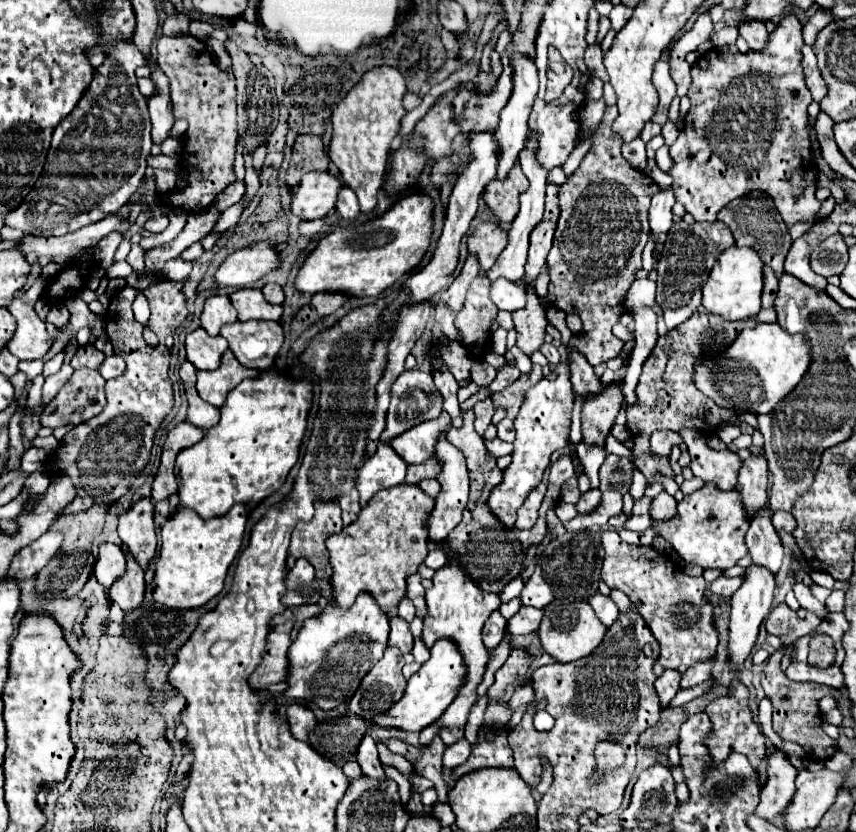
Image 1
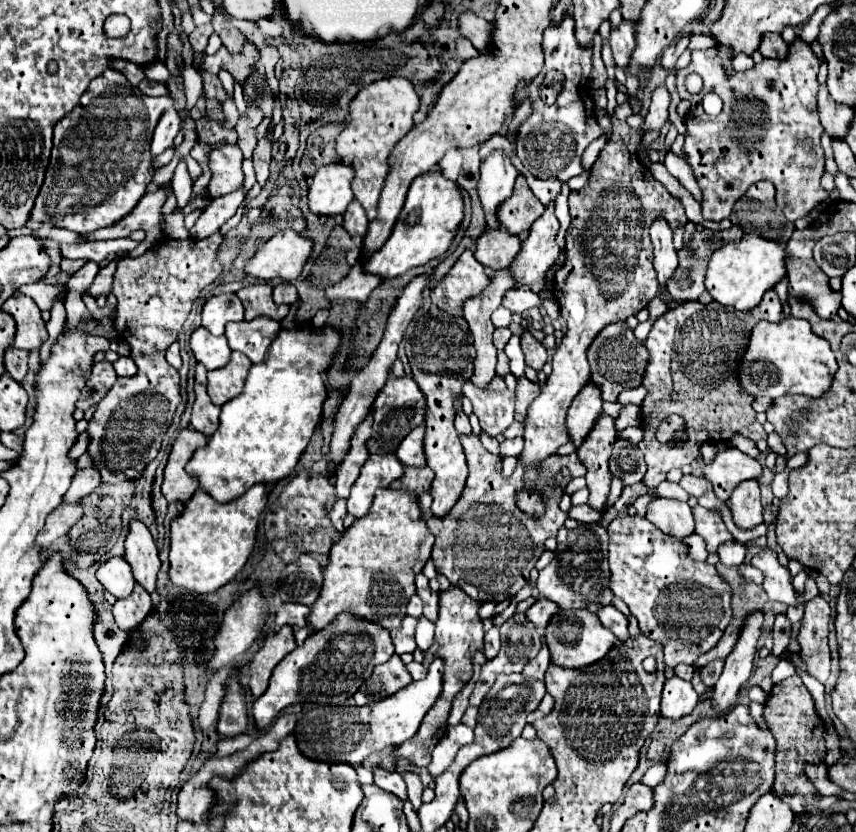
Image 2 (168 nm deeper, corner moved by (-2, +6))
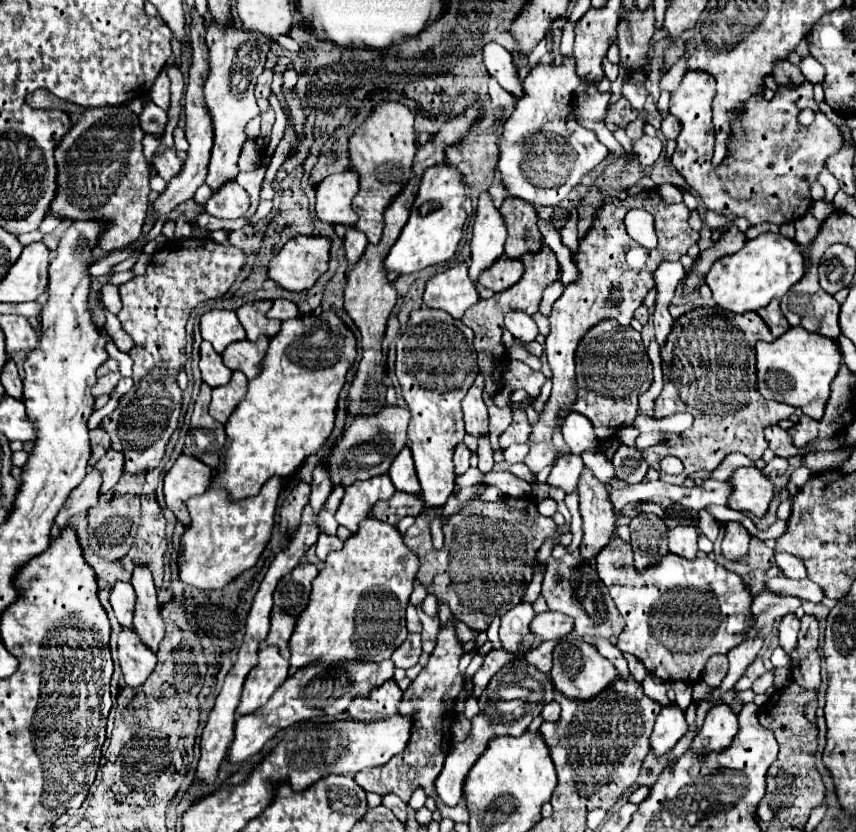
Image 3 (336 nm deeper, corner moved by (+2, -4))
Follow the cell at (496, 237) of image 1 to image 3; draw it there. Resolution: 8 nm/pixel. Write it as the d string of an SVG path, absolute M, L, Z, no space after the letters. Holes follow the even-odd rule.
M500 257L486 273L480 277L480 285L492 289L494 293L502 293L516 285L524 273L522 261L510 261L508 257Z

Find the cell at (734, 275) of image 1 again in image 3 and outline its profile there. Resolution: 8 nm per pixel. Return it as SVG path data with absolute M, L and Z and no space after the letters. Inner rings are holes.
M762 233L748 239L746 245L734 255L718 259L706 275L706 283L712 289L712 297L718 307L732 313L758 311L772 299L782 299L786 291L796 285L804 275L804 257L794 239L774 233Z

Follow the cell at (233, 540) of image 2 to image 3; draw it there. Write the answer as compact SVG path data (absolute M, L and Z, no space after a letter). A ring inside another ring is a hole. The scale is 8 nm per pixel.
M272 477L256 497L246 497L242 501L230 501L228 493L222 489L208 489L202 495L188 499L192 523L182 535L184 551L178 557L180 579L192 587L210 591L222 589L242 571L254 567L270 541L280 489L282 479Z

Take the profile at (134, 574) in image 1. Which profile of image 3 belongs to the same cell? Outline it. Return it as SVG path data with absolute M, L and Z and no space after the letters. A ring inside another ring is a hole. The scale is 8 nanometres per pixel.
M124 629L118 637L118 657L128 687L140 687L156 667L156 655L138 641L134 629Z

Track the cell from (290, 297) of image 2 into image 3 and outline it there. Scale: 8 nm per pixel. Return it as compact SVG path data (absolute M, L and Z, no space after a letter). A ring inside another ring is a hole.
M276 299L272 309L266 313L266 317L270 319L278 319L278 321L286 321L286 319L294 319L298 317L298 309L292 301L288 299Z

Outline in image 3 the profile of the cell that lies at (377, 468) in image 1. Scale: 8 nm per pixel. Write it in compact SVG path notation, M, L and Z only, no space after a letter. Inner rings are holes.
M388 475L350 485L350 489L344 491L340 507L336 511L336 521L348 527L352 533L356 533L360 521L370 515L370 509L374 507L374 503L380 499L392 497L394 491L396 489Z

